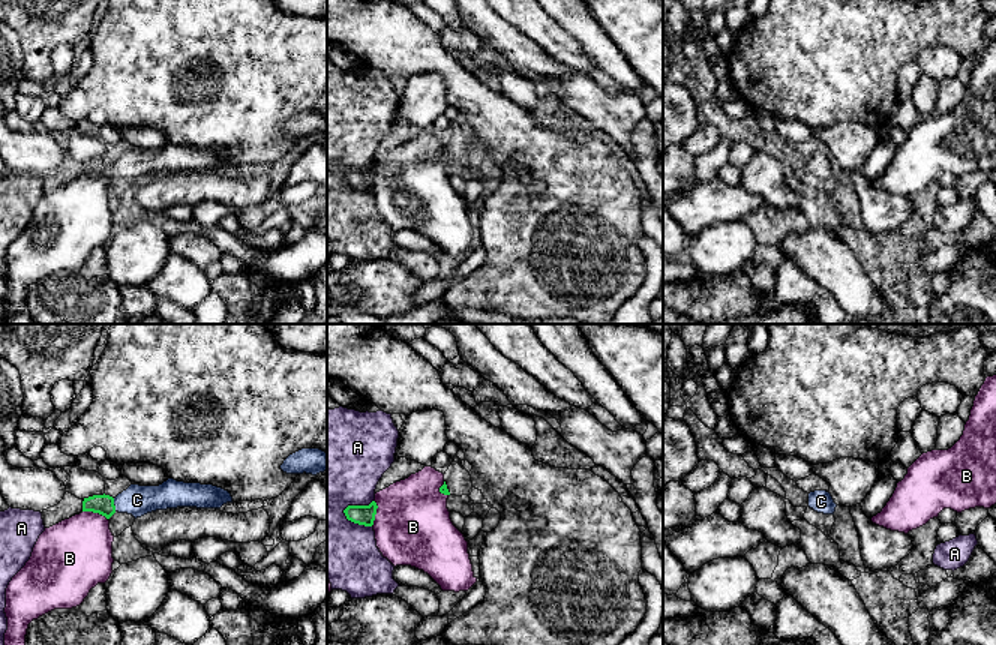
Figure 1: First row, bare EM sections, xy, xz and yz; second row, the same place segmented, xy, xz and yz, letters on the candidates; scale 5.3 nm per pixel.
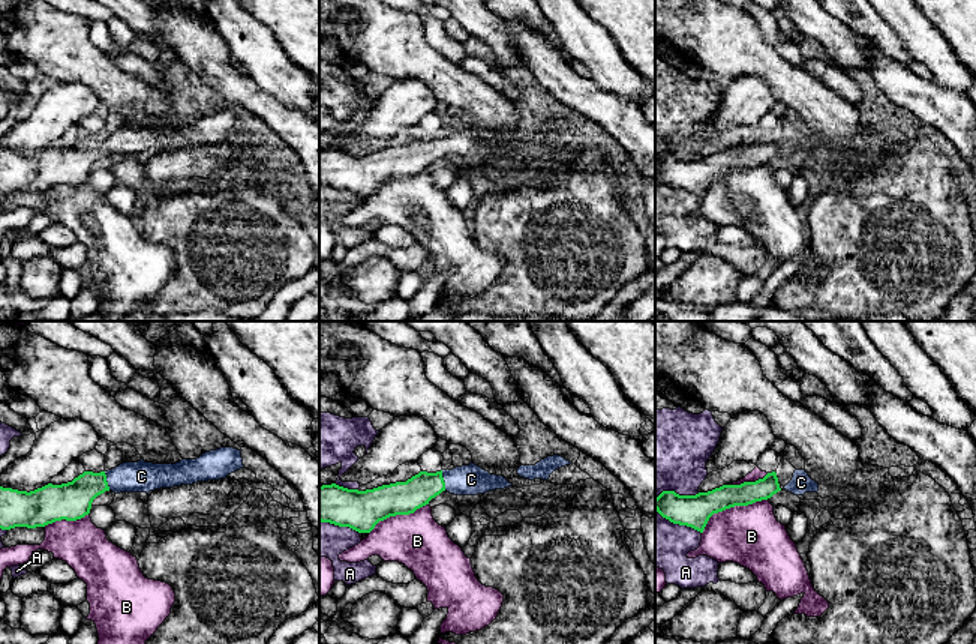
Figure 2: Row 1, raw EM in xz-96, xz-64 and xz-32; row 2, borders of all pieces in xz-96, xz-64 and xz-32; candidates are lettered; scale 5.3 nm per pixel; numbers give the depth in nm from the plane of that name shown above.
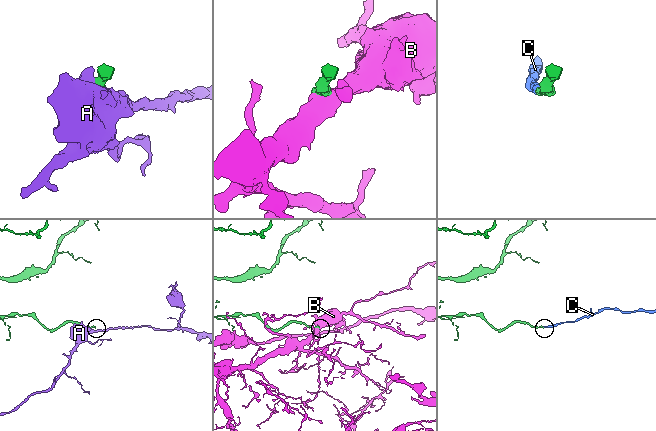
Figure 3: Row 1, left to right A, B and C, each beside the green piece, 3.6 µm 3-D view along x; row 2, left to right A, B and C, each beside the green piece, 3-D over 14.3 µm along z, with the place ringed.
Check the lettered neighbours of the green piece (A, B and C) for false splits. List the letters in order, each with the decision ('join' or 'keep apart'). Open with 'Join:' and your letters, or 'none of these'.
Join: C
A: keep apart
B: keep apart
C: join

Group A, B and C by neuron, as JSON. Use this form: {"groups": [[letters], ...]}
{"groups": [["A"], ["B"], ["C"]]}

